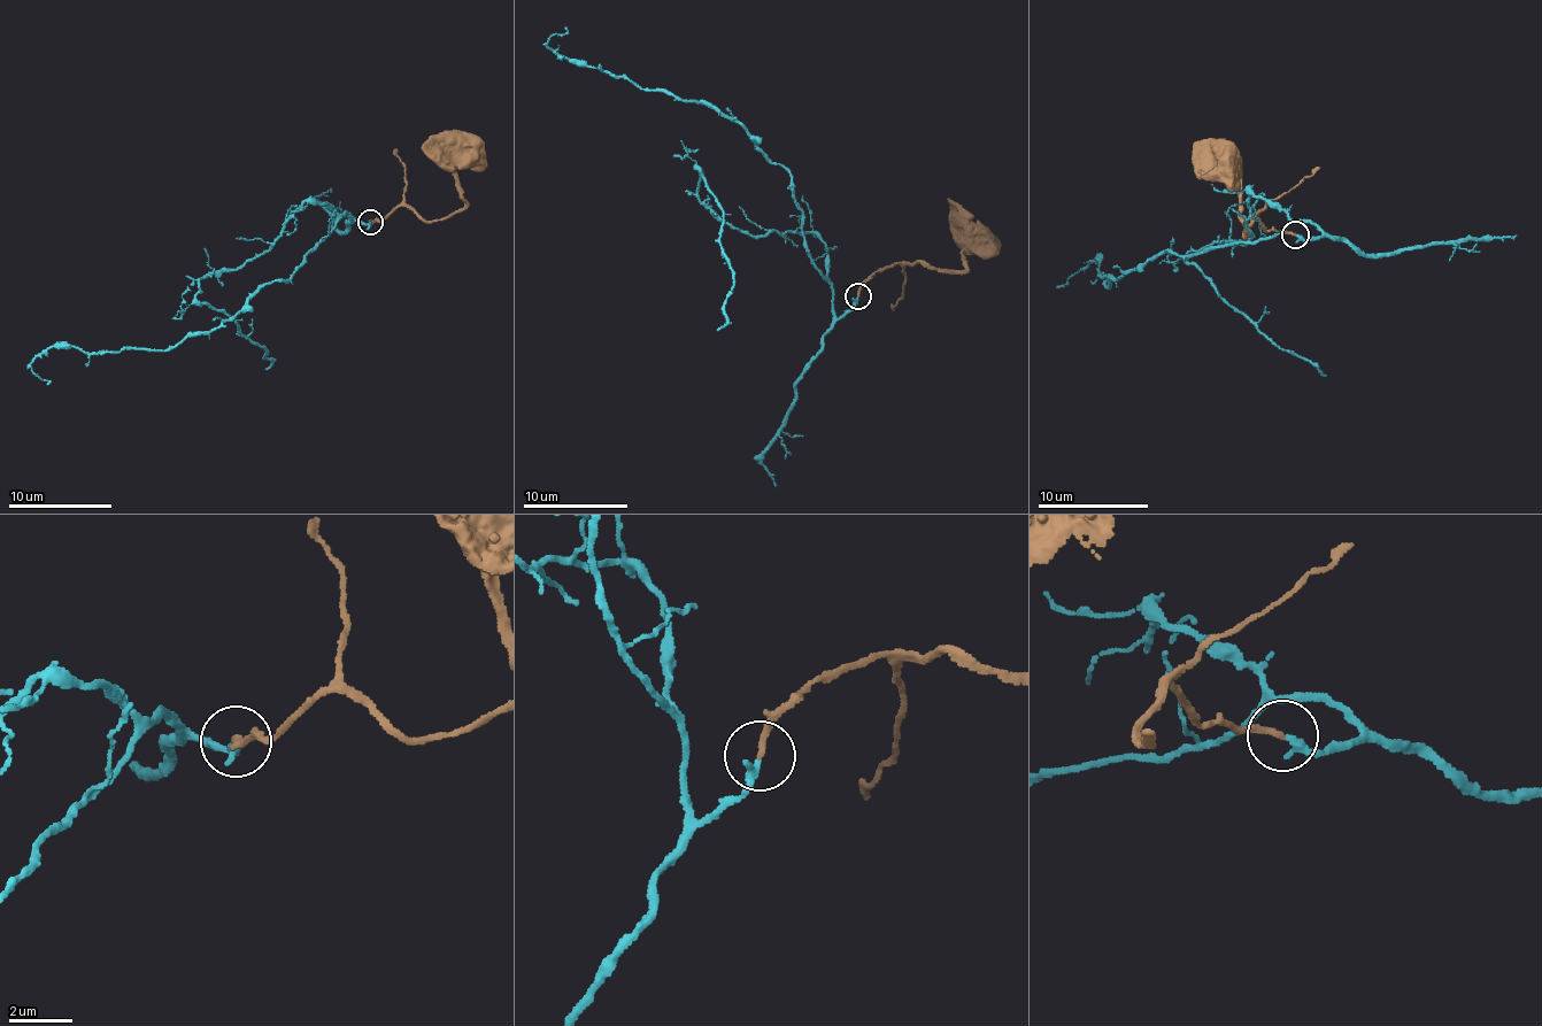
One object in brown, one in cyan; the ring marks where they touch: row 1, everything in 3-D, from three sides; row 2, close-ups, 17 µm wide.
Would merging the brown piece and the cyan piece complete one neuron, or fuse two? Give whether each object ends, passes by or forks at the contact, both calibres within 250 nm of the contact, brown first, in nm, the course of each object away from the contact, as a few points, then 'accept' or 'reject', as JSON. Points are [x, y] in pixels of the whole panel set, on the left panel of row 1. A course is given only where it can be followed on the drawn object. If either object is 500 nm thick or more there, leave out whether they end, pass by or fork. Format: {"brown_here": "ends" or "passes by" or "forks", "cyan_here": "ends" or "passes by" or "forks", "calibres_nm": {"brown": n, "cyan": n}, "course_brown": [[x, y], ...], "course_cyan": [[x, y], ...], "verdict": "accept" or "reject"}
{"brown_here": "ends", "cyan_here": "ends", "calibres_nm": {"brown": 200, "cyan": 260}, "course_brown": [[370, 222], [382, 221], [399, 207], [411, 207], [424, 221], [454, 215], [463, 206], [455, 169], [460, 149]], "course_cyan": [[371, 221], [345, 213], [286, 282], [269, 282], [209, 331], [164, 352], [49, 348], [30, 367], [46, 384]], "verdict": "accept"}

